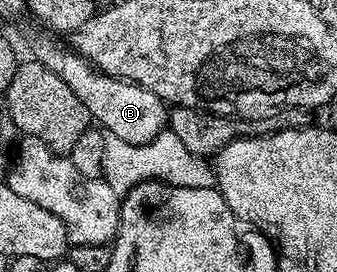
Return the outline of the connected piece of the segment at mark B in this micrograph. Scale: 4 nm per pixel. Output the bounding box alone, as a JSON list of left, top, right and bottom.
[32,35,168,144]

